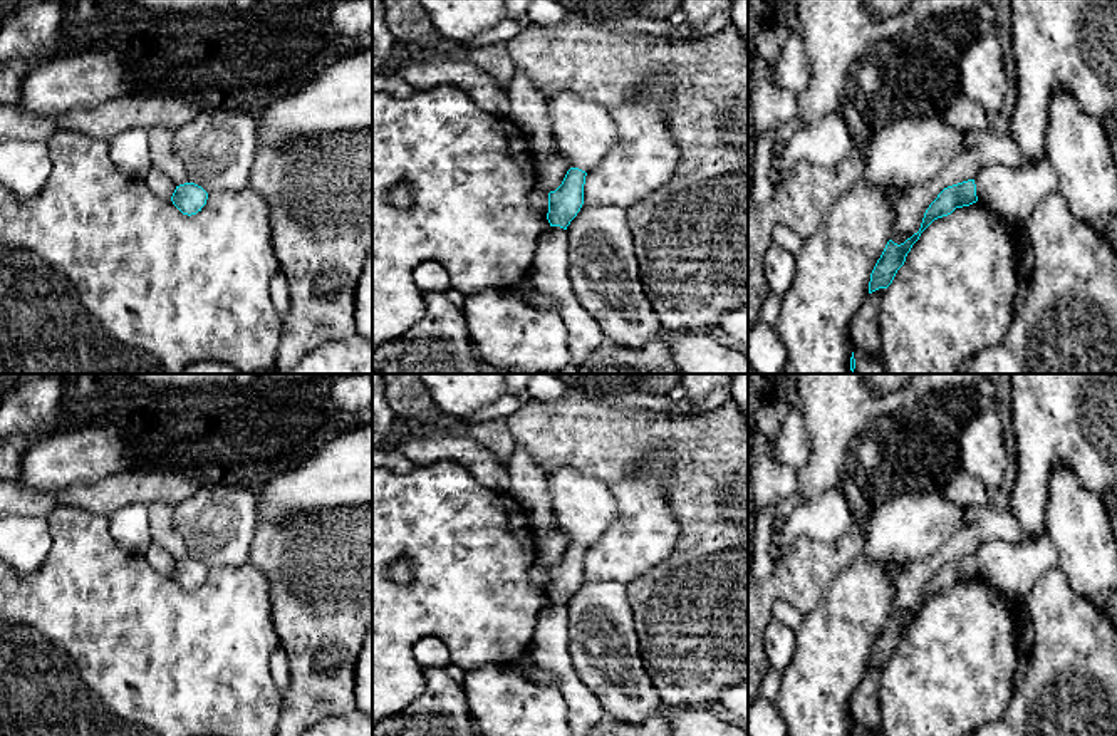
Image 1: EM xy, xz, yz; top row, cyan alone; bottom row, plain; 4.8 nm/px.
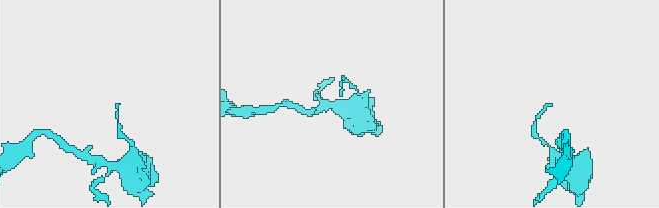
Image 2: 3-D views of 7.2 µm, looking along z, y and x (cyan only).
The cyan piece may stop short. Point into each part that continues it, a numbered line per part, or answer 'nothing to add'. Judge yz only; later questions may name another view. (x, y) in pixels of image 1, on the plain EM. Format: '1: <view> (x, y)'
nothing to add

